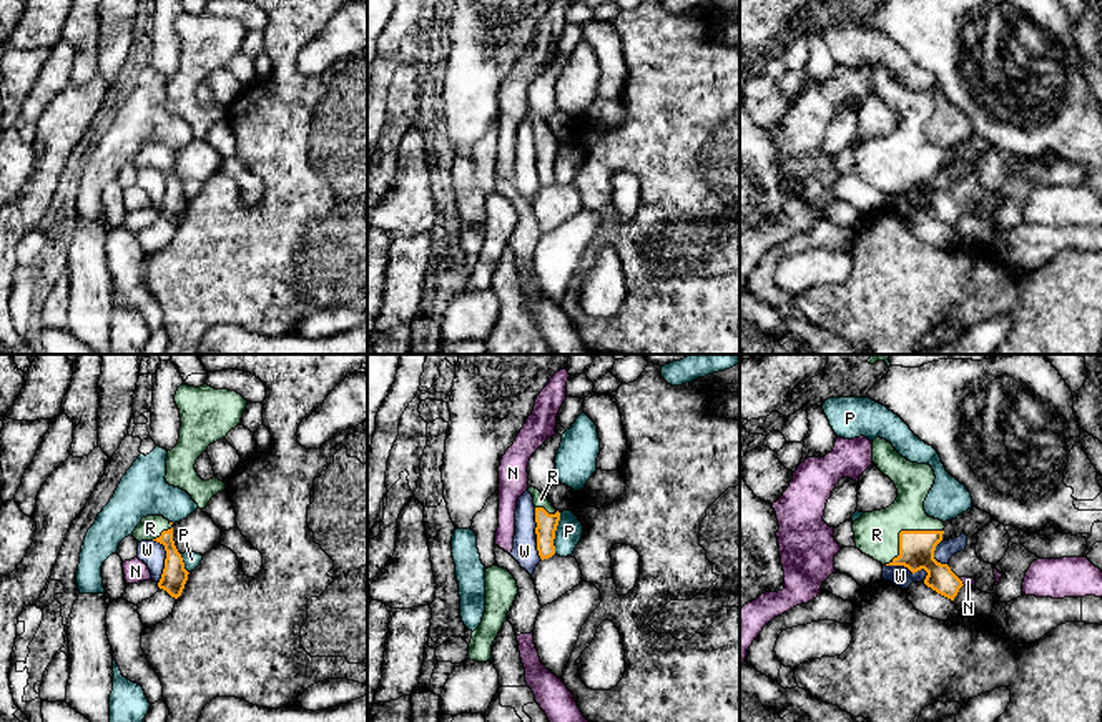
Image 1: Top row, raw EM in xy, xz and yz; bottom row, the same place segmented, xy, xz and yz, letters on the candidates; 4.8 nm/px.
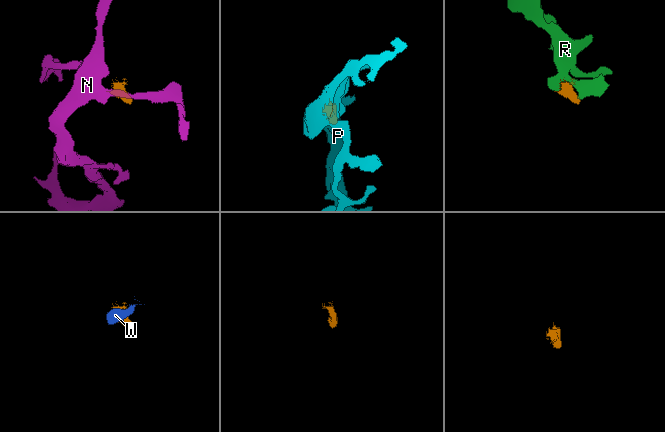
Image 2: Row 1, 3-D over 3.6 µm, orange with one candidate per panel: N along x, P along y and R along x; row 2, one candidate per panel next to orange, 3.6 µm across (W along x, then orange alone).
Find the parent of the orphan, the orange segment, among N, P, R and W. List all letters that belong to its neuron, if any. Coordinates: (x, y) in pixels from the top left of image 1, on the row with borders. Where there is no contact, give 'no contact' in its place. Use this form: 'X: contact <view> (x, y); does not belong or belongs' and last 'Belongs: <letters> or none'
N: contact yz (961, 581); does not belong
P: contact xz (554, 533); does not belong
R: contact yz (905, 531); belongs
W: contact xz (536, 533); does not belong
Belongs: R

